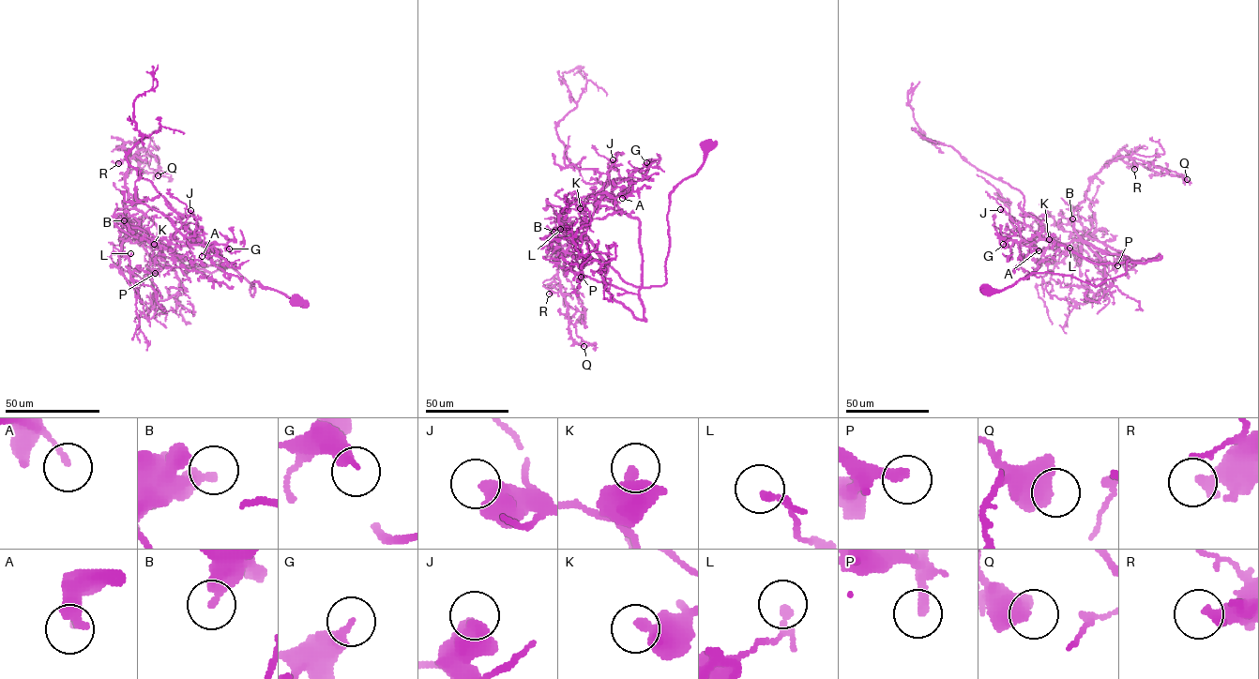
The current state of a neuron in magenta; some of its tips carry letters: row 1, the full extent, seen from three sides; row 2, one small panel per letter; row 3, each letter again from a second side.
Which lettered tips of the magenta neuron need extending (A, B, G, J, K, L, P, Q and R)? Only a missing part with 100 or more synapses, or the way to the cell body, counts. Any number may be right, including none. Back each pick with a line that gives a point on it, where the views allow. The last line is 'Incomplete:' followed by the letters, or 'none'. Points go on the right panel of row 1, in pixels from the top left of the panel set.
P: (1117, 265)
Incomplete: P

